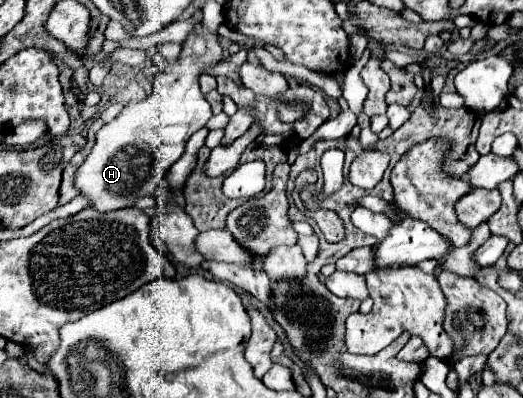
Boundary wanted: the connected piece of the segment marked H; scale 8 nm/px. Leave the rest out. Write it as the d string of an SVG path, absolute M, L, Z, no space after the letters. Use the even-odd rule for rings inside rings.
M198 21L182 43L178 59L156 73L152 95L124 107L116 119L96 133L96 143L78 169L74 183L80 195L90 199L90 207L106 213L132 207L136 199L154 193L160 179L182 157L186 141L212 117L210 103L200 93L198 77L222 61L216 33Z

